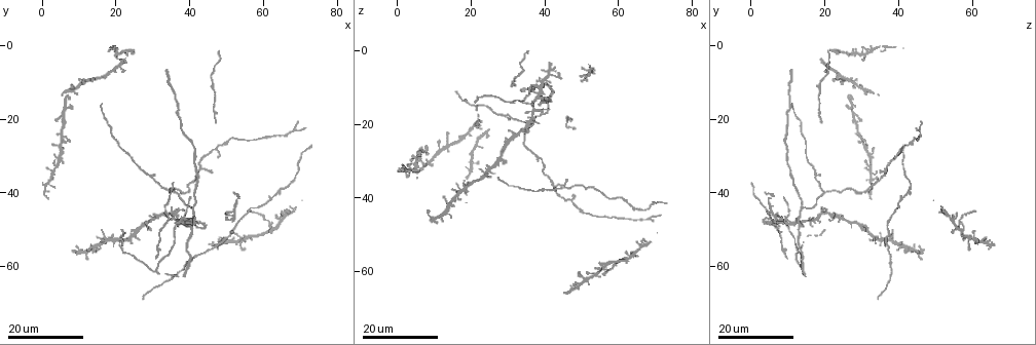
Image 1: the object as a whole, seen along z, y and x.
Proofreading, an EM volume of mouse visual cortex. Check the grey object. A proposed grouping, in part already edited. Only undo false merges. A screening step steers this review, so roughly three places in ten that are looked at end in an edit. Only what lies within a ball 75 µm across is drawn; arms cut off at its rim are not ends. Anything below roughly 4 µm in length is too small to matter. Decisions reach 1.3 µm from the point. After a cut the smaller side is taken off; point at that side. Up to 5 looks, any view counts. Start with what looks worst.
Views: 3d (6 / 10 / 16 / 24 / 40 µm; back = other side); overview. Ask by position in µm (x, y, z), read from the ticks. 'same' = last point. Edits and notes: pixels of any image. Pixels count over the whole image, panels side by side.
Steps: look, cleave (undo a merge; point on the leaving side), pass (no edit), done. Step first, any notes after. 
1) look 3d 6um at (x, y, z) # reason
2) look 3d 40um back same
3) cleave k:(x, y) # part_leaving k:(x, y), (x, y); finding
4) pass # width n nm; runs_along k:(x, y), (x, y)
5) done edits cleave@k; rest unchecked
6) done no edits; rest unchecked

look 3d 16um at (37.5, 47.5, 9.0) # three arms meet

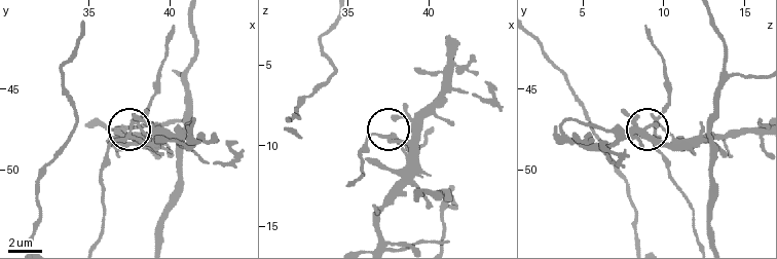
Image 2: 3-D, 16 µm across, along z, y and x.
look 3d 6um at (37.5, 47.5, 9.5)

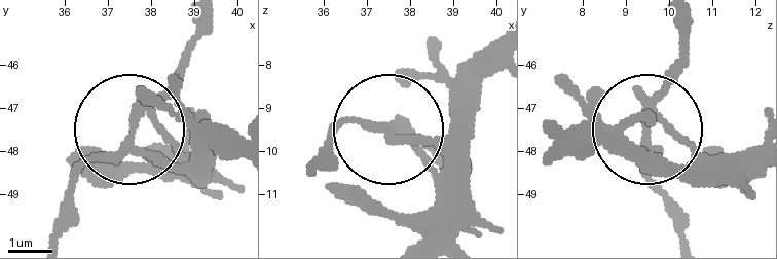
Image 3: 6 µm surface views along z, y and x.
look 3d 6um back at (37.55, 47.45, 9.45) # from behind

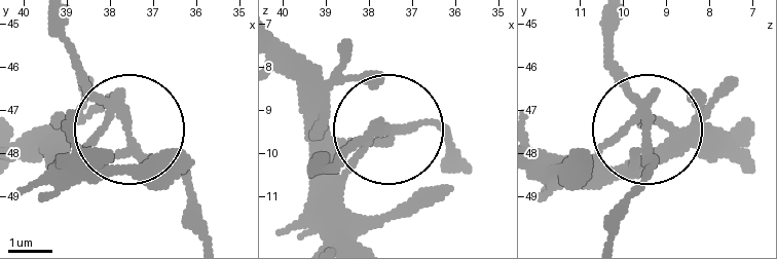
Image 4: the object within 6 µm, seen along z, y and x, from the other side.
cleave 4:(78, 117) # arms 3; part_leaving 4:(109, 112), (86, 163); two neurons meet here

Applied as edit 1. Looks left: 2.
look 3d 16um at (41.0, 44.0, 14.0) # branch point

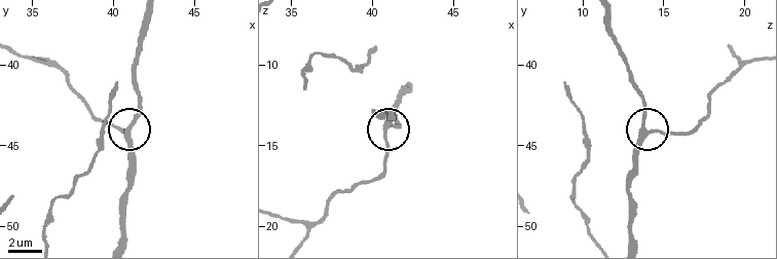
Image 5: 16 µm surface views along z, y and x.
look 3d 6um at (41.0, 43.7, 13.6)

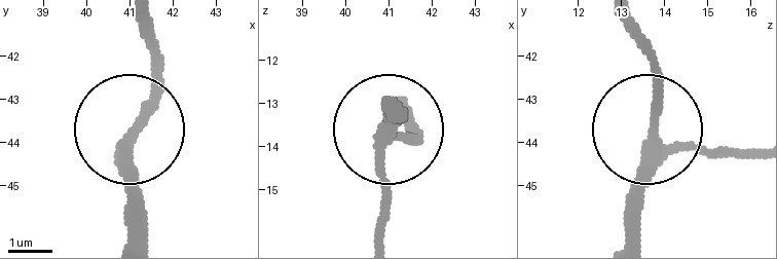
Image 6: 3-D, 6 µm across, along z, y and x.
pass # side_arm 63 um; one neuron here

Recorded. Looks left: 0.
done edits cleave@4; rest unchecked

